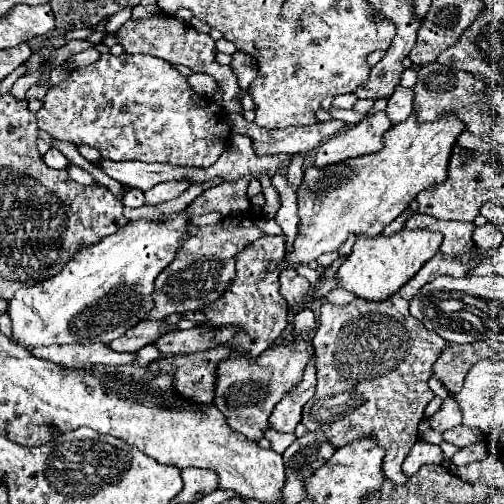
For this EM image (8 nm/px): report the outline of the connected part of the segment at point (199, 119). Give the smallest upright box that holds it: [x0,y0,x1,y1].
[38,54,230,168]

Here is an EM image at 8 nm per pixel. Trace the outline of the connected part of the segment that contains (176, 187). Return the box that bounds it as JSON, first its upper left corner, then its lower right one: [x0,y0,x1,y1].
[144,180,190,204]

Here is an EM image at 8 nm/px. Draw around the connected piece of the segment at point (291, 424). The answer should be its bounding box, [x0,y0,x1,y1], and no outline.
[270,360,316,434]

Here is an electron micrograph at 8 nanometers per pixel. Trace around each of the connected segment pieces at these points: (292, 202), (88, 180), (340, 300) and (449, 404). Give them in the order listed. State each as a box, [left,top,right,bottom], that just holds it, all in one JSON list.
[[272,168,298,253],[66,166,98,184],[326,288,354,304],[428,396,462,432]]

